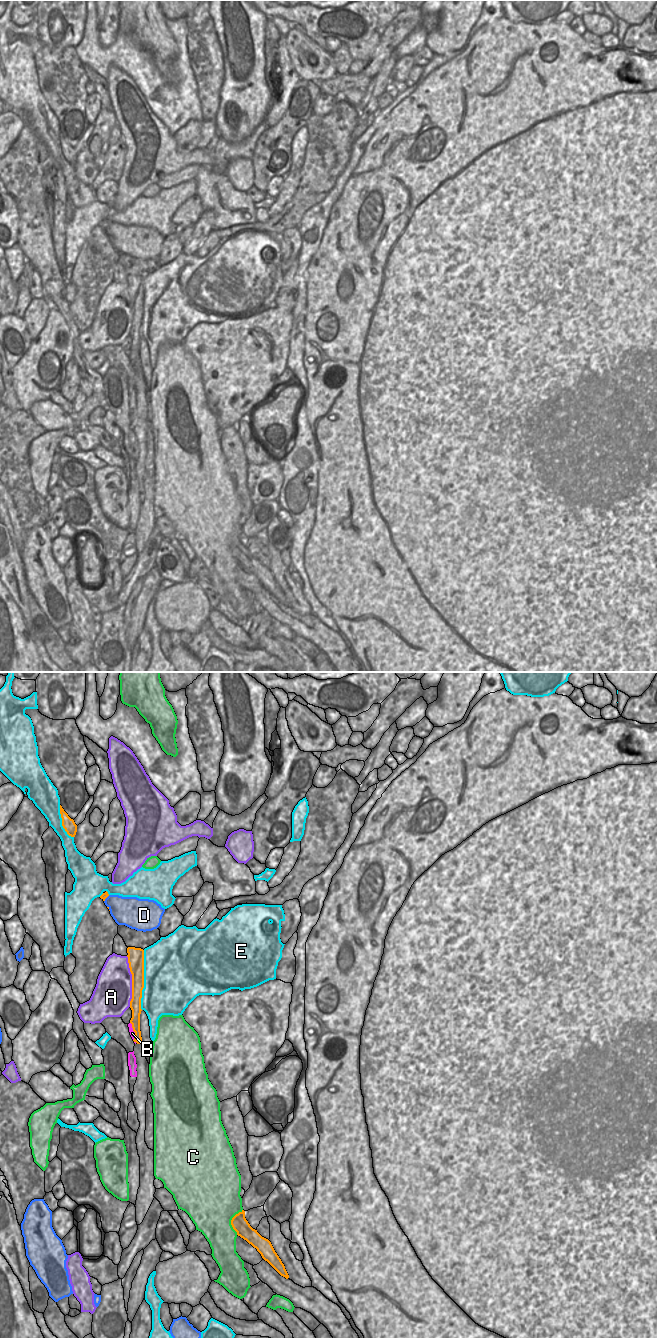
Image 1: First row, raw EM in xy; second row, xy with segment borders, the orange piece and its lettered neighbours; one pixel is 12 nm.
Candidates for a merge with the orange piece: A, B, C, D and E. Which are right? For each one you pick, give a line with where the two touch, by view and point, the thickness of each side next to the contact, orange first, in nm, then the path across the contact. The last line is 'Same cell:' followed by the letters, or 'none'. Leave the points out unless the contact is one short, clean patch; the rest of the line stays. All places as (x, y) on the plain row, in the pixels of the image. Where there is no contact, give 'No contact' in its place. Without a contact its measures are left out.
Same cell: none

